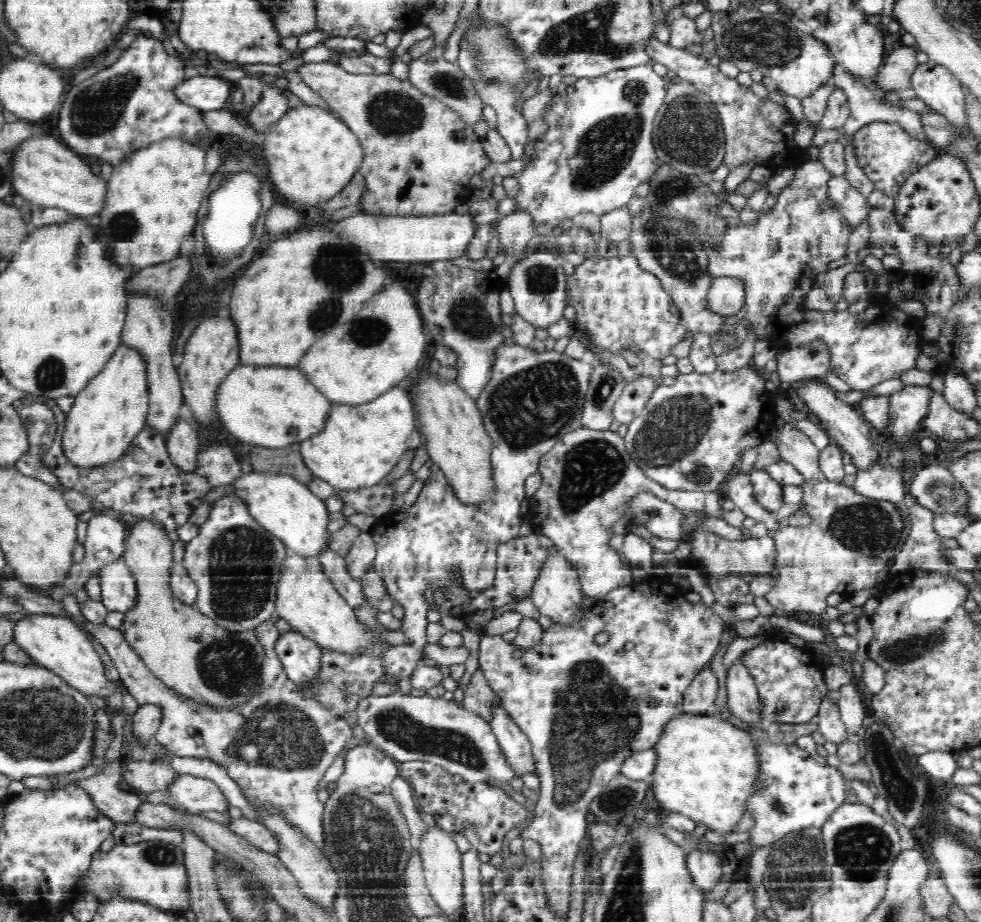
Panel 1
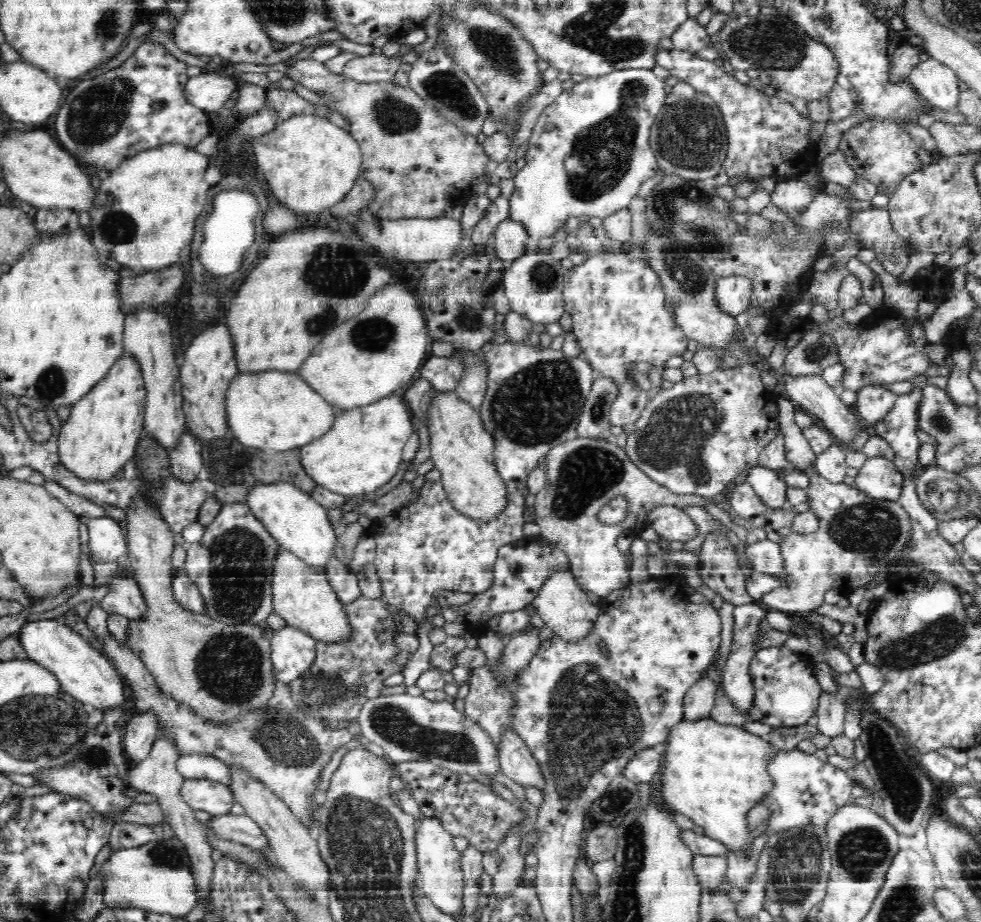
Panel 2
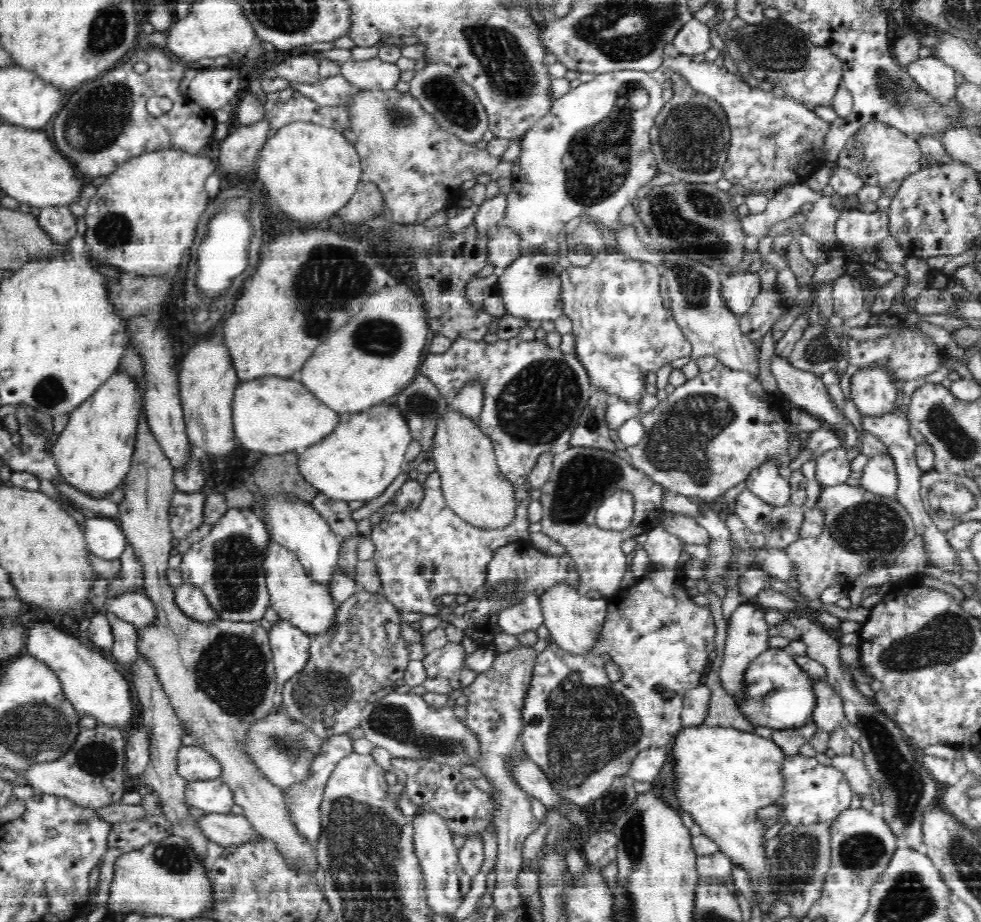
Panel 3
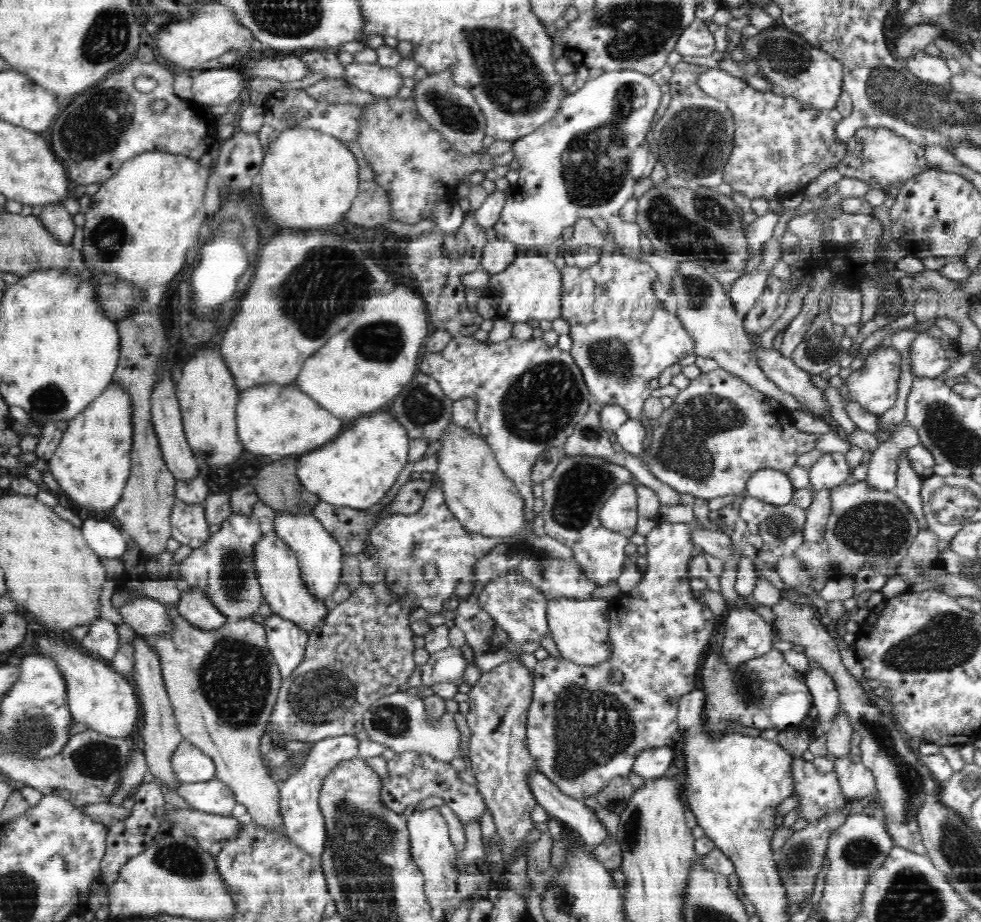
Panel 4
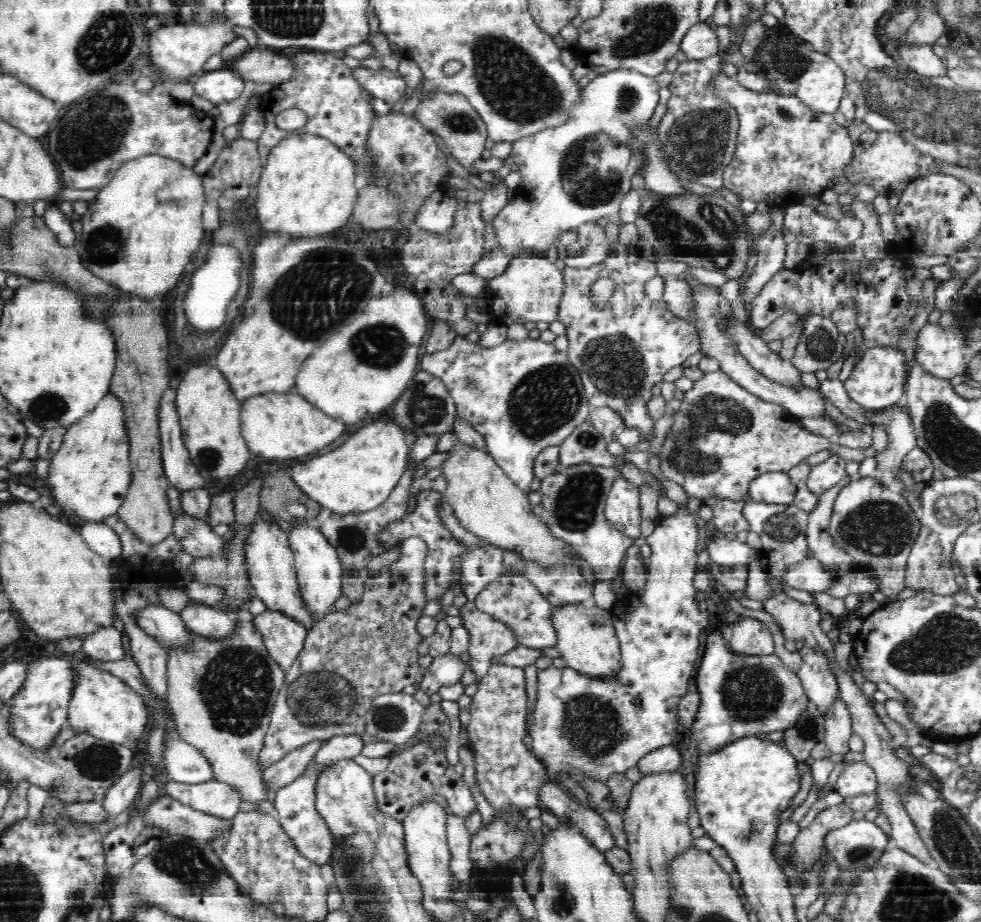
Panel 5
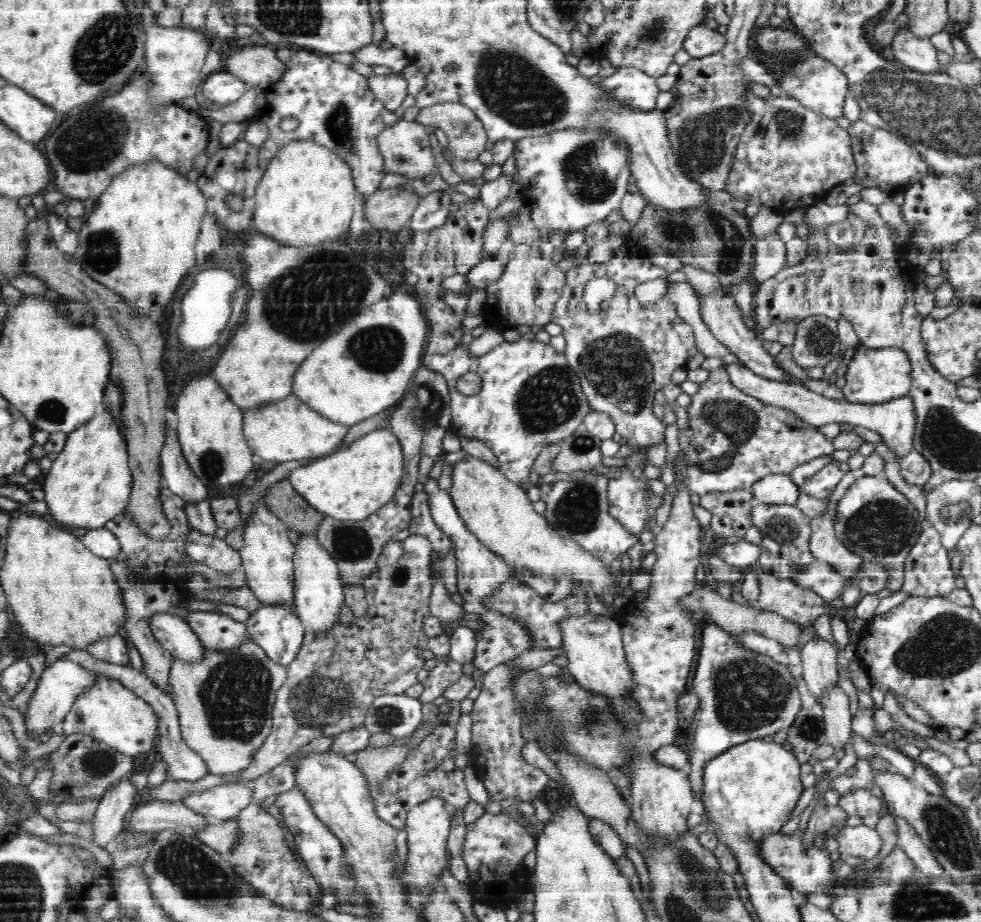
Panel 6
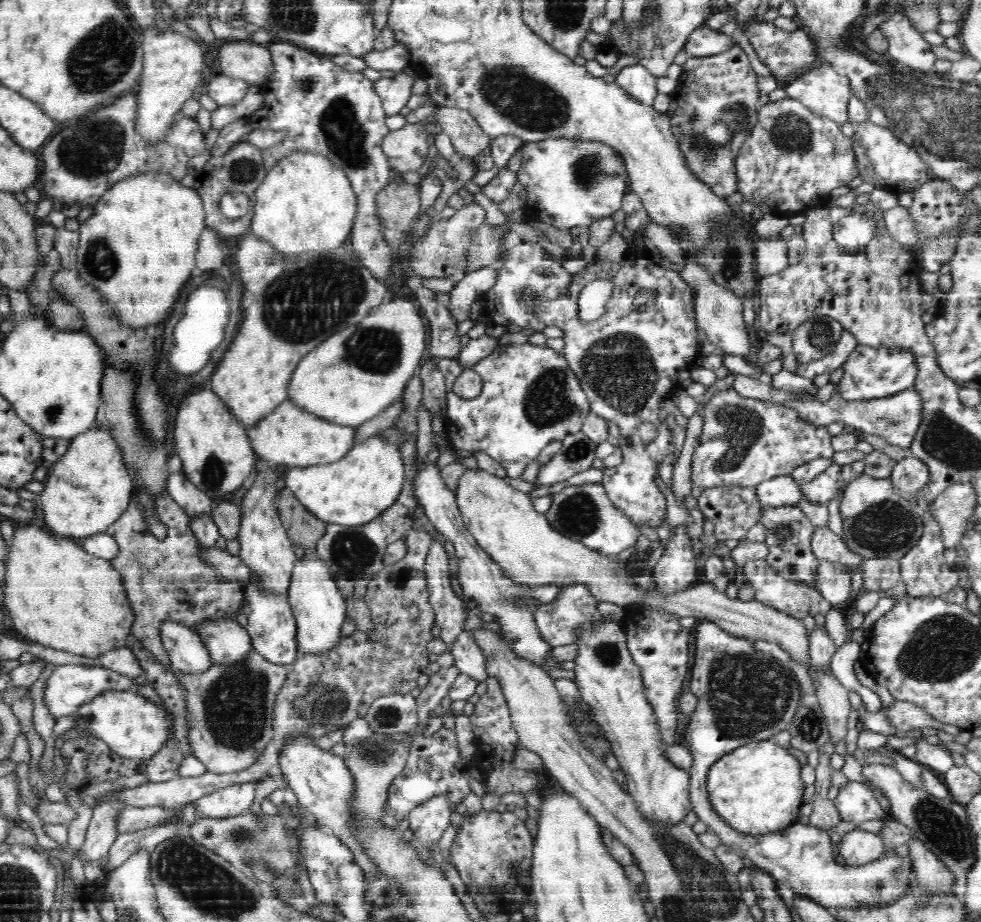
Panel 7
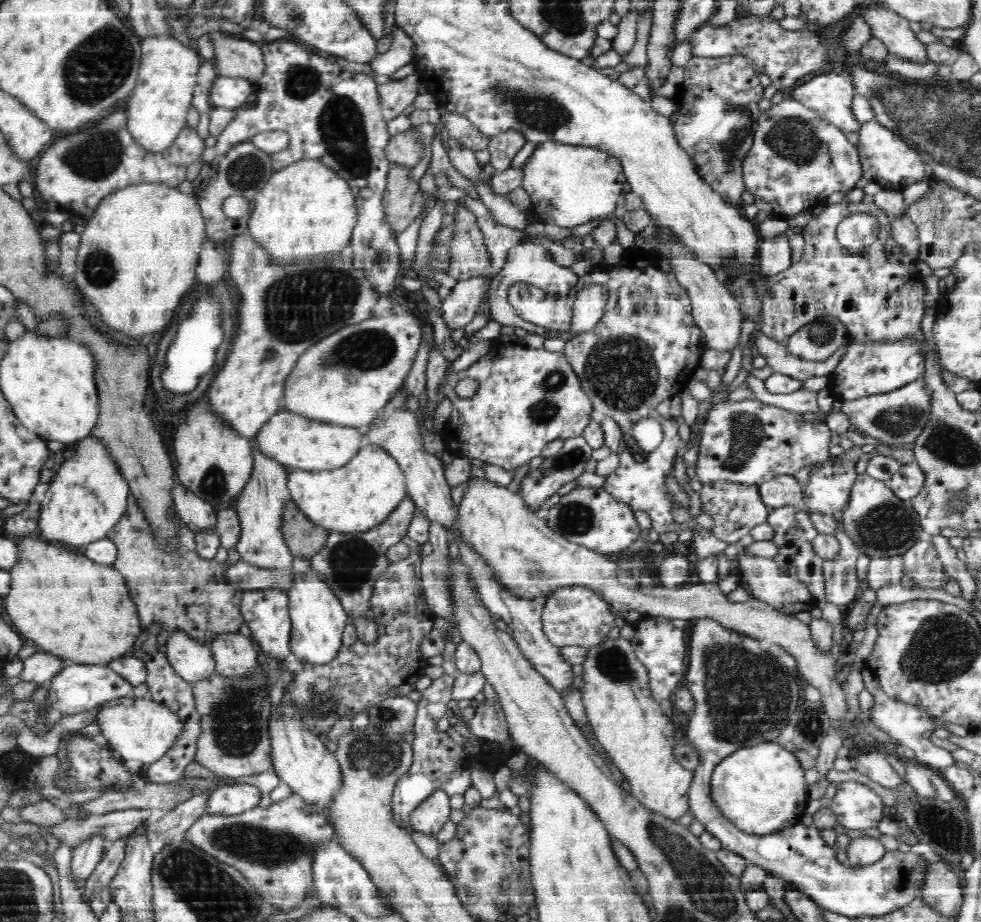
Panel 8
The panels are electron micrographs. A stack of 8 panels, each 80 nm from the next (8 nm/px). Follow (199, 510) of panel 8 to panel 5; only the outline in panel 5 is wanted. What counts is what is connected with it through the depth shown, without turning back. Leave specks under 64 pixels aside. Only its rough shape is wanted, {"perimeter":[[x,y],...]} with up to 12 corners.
{"perimeter":[[158,400],[163,467],[171,485],[204,485],[175,402]]}

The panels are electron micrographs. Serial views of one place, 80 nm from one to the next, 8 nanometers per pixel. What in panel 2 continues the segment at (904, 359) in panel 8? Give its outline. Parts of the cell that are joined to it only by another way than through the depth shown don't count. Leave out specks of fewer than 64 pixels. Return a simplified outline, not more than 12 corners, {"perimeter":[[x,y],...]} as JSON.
{"perimeter":[[883,384],[857,392],[854,409],[868,426],[887,418],[896,394]]}

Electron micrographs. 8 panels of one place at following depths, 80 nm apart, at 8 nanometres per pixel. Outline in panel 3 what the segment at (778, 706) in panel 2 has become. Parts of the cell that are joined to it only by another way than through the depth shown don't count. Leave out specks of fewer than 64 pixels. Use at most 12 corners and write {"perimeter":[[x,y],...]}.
{"perimeter":[[788,648],[760,652],[737,702],[754,726],[812,720],[815,684]]}

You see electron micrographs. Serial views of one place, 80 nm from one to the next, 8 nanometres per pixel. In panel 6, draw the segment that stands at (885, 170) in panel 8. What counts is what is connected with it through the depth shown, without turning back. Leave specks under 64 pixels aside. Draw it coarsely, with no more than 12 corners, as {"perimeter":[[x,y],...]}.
{"perimeter":[[862,119],[847,131],[854,184],[887,196],[932,172],[897,133]]}

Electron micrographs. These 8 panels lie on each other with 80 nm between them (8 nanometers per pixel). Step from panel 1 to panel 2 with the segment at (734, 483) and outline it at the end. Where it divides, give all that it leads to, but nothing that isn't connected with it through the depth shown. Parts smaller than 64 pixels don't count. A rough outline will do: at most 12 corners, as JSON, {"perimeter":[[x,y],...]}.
{"perimeter":[[747,480],[724,503],[761,526],[774,542],[791,530],[794,513],[766,506]]}

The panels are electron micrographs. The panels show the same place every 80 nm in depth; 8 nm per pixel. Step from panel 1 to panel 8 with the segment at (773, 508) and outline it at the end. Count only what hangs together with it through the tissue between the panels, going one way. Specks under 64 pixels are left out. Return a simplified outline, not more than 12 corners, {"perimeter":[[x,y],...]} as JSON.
{"perimeter":[[794,475],[757,486],[769,508],[801,505],[803,487]]}

